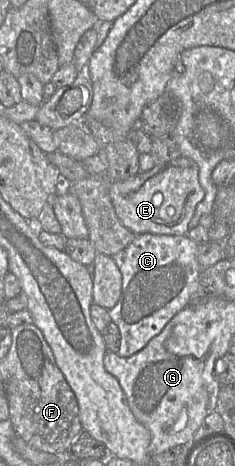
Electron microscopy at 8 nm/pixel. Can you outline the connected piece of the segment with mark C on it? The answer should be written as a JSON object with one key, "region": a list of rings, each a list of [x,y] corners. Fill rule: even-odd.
{"region":[[[143,233],[136,235],[125,249],[112,256],[122,274],[120,299],[112,309],[108,310],[110,318],[120,331],[119,356],[130,357],[142,350],[179,311],[190,303],[203,271],[197,260],[198,247],[199,245],[187,234],[173,236]]]}

